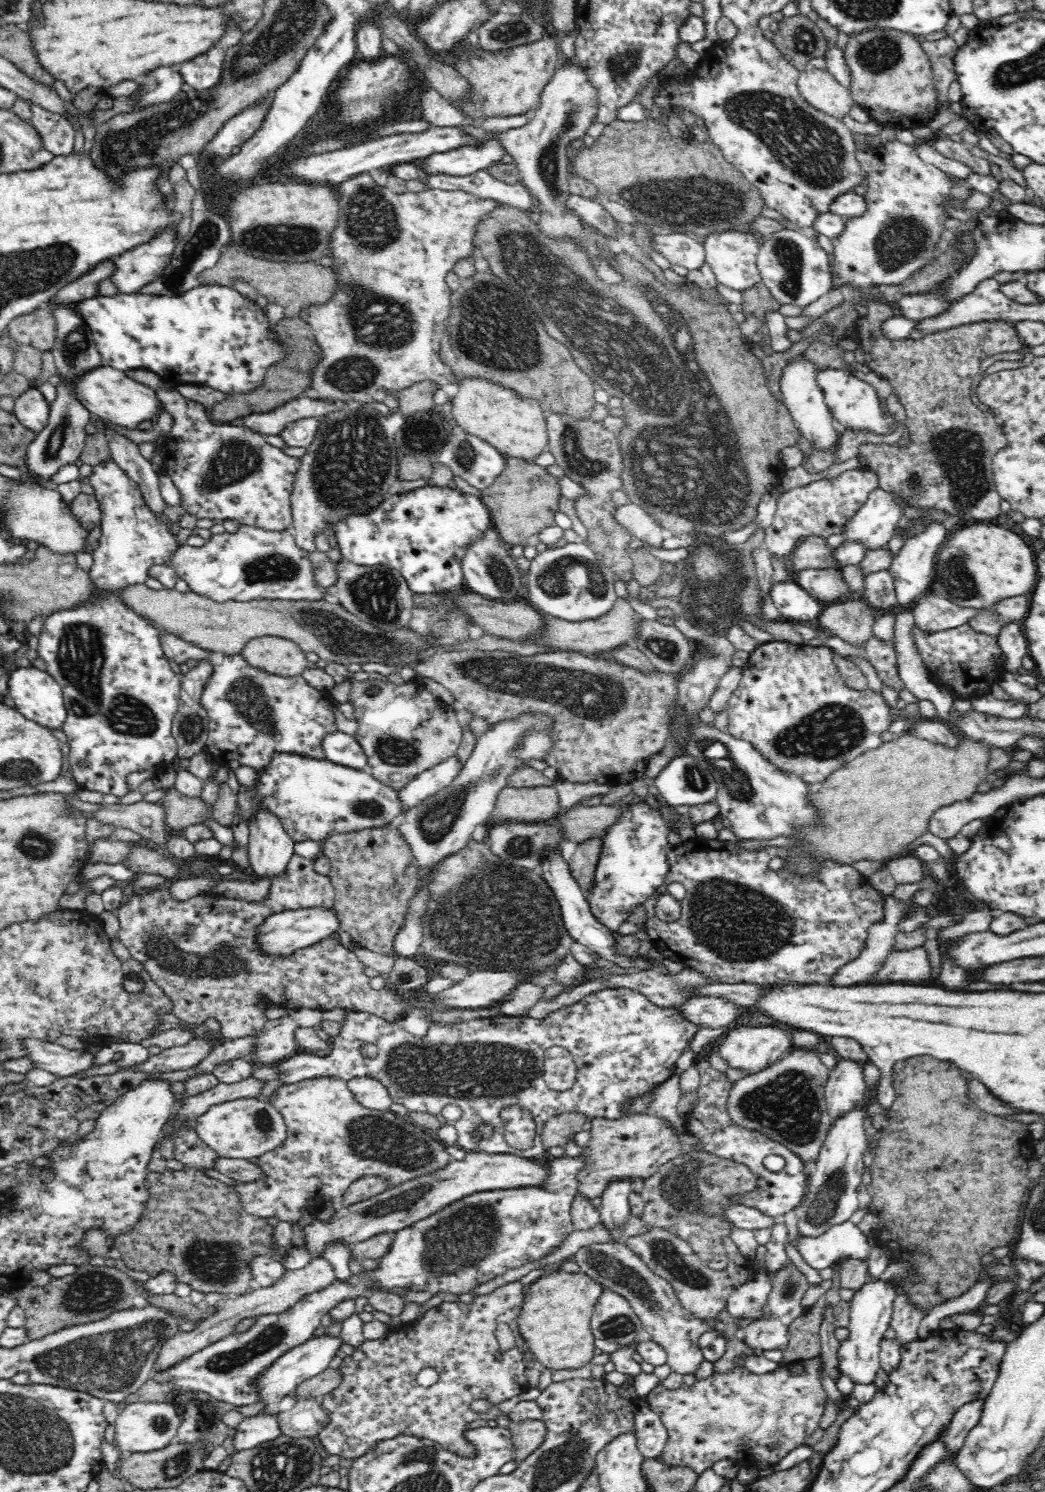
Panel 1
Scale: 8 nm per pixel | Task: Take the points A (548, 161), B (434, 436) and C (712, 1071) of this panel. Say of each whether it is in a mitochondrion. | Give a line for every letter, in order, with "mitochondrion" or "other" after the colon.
A: mitochondrion
B: mitochondrion
C: other

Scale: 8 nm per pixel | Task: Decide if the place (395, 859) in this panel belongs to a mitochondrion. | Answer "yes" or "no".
no

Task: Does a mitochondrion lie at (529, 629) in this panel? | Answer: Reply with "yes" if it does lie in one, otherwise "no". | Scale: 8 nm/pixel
no

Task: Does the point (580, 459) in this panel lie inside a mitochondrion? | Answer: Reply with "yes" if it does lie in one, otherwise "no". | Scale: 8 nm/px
yes

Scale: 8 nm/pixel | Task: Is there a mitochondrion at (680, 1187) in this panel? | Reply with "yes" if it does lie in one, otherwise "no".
yes

